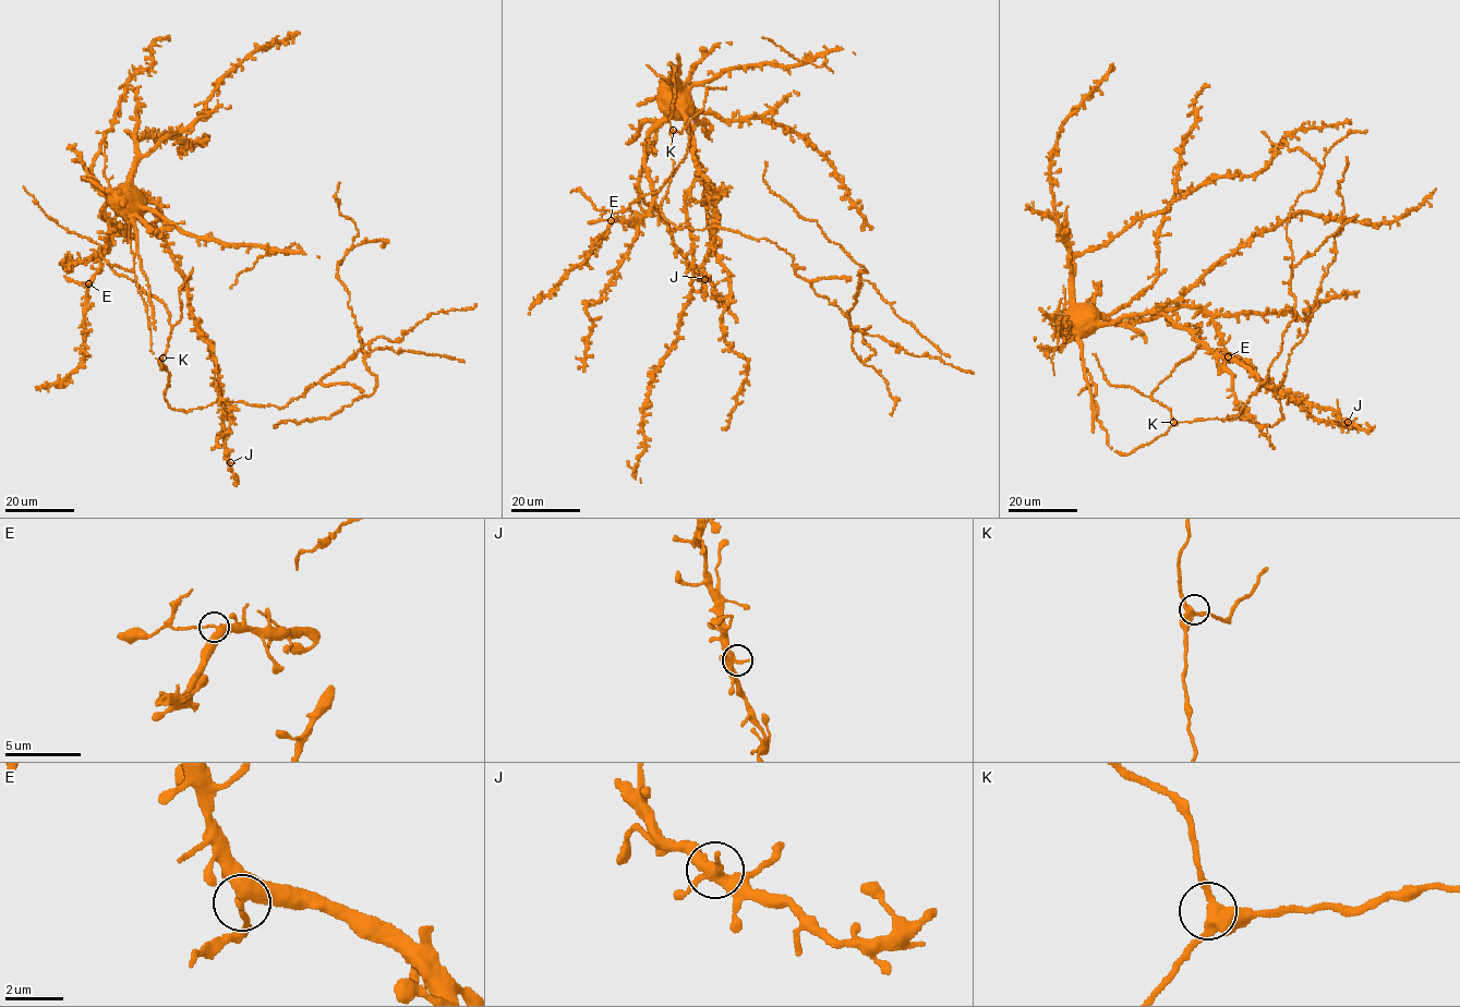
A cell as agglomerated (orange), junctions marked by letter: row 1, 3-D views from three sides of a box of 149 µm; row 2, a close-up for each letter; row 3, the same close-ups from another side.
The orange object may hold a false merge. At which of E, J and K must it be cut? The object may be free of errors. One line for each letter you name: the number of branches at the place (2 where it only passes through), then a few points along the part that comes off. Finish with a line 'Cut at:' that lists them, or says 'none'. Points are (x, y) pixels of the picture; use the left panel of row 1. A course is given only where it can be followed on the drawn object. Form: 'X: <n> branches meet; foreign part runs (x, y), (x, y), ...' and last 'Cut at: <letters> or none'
E: 3 branches meet; foreign part runs (88, 284), (70, 281), (64, 276)
Cut at: E

